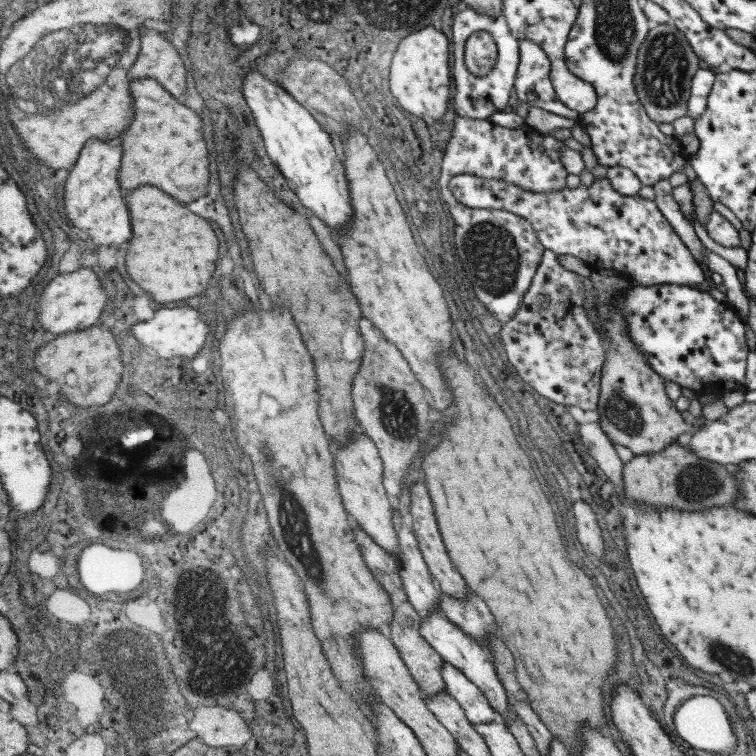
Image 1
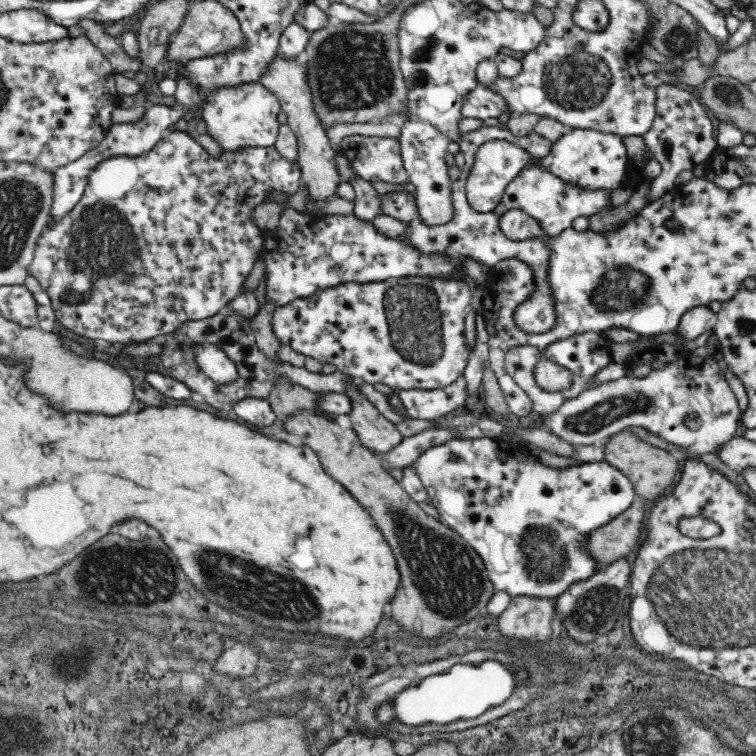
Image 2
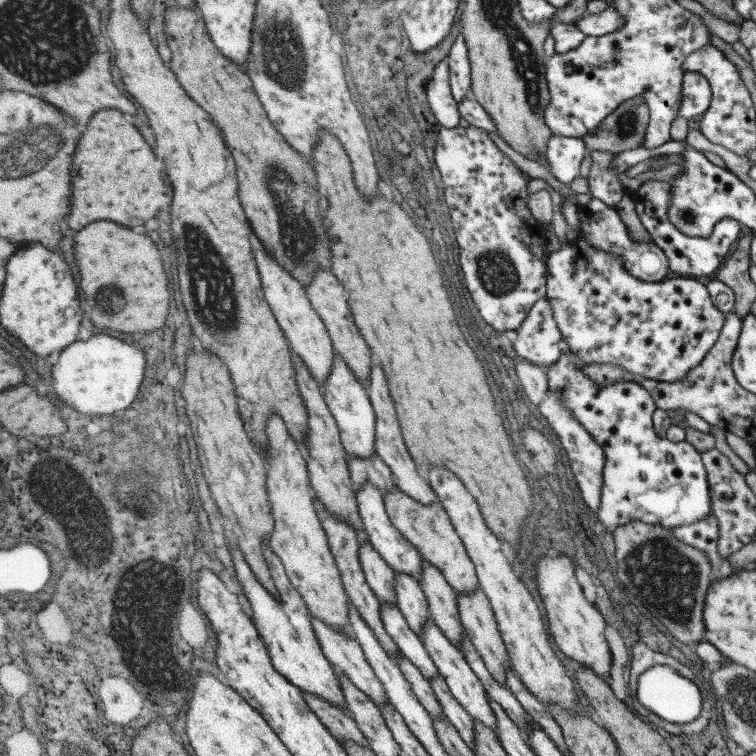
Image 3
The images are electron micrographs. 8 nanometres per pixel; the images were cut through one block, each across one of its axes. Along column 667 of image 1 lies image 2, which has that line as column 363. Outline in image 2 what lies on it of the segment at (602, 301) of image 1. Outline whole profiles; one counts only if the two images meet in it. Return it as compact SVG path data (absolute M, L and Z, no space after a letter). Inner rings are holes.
M348 386L346 394L352 402L352 412L348 414L352 420L352 430L360 438L362 446L376 454L386 454L394 448L398 448L404 438L370 400L366 400L354 386Z

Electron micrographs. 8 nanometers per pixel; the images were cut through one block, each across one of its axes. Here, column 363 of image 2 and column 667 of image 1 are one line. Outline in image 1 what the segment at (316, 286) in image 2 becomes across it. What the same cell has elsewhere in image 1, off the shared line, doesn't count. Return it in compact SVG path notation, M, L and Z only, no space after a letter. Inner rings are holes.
M457 174L449 180L457 202L477 210L509 210L527 218L545 250L569 254L583 260L591 270L627 272L639 286L677 284L697 286L705 282L699 262L681 242L675 228L657 210L657 204L639 194L623 198L609 184L609 178L595 180L589 188L563 188L551 194L525 192L509 182L481 178L475 174Z

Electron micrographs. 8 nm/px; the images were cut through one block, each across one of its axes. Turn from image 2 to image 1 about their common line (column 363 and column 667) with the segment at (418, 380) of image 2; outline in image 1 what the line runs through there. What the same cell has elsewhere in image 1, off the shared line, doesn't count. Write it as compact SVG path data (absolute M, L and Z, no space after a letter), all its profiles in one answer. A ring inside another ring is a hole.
M657 284L657 286L635 286L631 288L619 302L619 308L621 312L625 314L625 320L627 320L627 328L629 328L629 336L633 338L633 342L641 348L641 352L645 354L649 366L667 382L667 380L673 380L677 384L681 384L687 394L711 394L711 396L723 396L725 392L729 390L739 390L741 384L743 384L743 378L745 378L745 368L747 368L747 356L749 356L749 348L745 344L745 324L741 322L741 318L731 310L731 306L727 302L715 302L709 292L701 292L697 290L695 286L677 286L677 284Z

